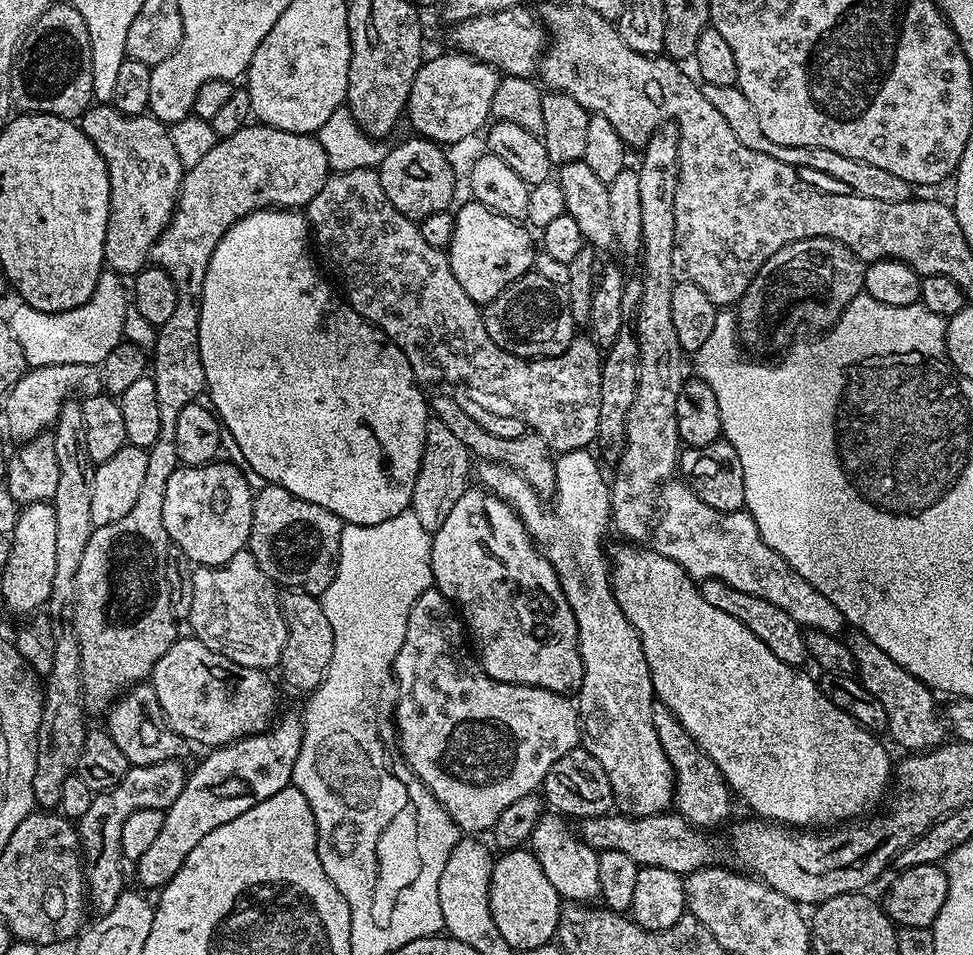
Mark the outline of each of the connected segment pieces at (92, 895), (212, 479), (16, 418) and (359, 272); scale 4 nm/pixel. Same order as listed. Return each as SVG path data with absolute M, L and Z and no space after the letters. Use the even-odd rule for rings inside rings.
M179 759L166 762L154 762L150 766L132 766L128 773L114 786L105 792L97 792L92 797L90 807L78 822L80 834L80 850L84 861L84 882L86 896L97 908L97 913L103 914L114 910L114 902L126 890L124 884L124 867L126 861L122 854L122 826L126 818L134 814L134 810L158 808L167 810L174 798L182 794L182 786L186 779L186 768L180 765Z
M220 463L193 468L178 466L170 474L170 482L166 482L166 499L162 501L166 534L175 548L182 550L184 557L196 566L225 564L248 547L254 488L248 485L249 477L243 471Z
M51 364L41 368L28 368L23 378L8 389L3 397L4 424L16 442L26 441L39 432L49 431L67 400L80 393L84 396L101 395L103 387L99 367L95 364Z
M359 168L358 170L329 175L328 180L322 186L322 190L318 190L318 194L314 194L314 198L306 205L306 219L315 243L316 240L320 243L320 248L324 251L325 258L332 263L332 268L336 271L337 278L340 279L341 285L339 284L339 287L342 289L348 303L352 305L353 310L363 320L369 320L373 326L379 328L381 332L385 332L396 343L398 350L402 350L402 354L406 354L406 358L412 367L412 372L421 385L444 383L448 384L448 386L455 386L460 383L469 383L472 386L478 386L478 390L486 390L487 393L498 394L499 397L506 398L514 406L515 410L518 410L519 414L521 414L527 427L531 431L538 433L548 444L549 448L552 449L553 453L573 452L579 448L587 449L589 446L595 445L596 435L598 434L598 418L600 417L600 407L602 406L602 378L600 377L602 349L587 335L580 334L570 342L570 346L566 346L566 350L562 354L557 356L529 358L515 356L513 352L502 350L502 346L498 346L498 342L494 342L494 338L490 338L490 334L486 334L481 305L475 304L466 294L466 290L462 290L462 286L458 286L458 278L454 278L454 270L450 270L447 251L443 248L429 246L426 243L426 238L422 238L419 223L410 219L409 216L403 216L398 210L394 210L390 198L386 198L386 190L382 190L380 185L379 171L370 168Z

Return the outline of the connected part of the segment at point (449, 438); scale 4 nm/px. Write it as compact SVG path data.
M429 419L426 426L424 453L418 470L418 478L414 478L414 494L410 505L414 518L422 522L422 530L430 534L437 532L442 522L446 522L450 510L454 510L454 502L462 498L462 494L470 484L468 460L470 461L469 450L466 446L462 446L459 438L447 426L442 426L440 420Z

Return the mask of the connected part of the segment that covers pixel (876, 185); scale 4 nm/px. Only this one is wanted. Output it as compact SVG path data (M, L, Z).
M704 84L703 90L710 106L714 106L714 110L718 110L718 114L722 114L722 118L726 118L726 126L730 126L730 130L734 130L734 138L738 138L738 142L742 142L742 146L755 152L770 154L770 158L778 158L778 162L791 164L797 170L809 168L812 172L821 172L822 175L837 180L840 183L837 185L843 186L857 196L878 198L878 202L906 202L913 199L913 185L898 178L898 174L890 174L890 170L881 170L878 166L870 166L866 162L846 158L846 154L834 154L834 150L803 148L802 146L791 148L790 146L778 146L778 142L770 142L770 138L766 138L766 134L762 134L762 126L758 126L754 106L750 106L750 102L746 102L746 94L742 94L742 90L735 84L730 86Z

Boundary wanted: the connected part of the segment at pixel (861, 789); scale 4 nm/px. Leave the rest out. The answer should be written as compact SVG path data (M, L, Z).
M620 542L620 545L614 550L611 549L610 552L610 579L612 593L622 614L626 614L626 618L640 635L642 650L646 654L646 662L650 670L655 699L659 703L665 704L678 718L678 722L682 722L686 734L690 734L690 738L694 738L697 746L716 763L718 770L724 776L724 781L728 783L729 789L739 799L741 796L756 811L753 813L759 819L801 830L824 830L829 826L839 826L845 822L855 821L857 818L871 813L873 811L871 808L880 799L880 803L885 799L894 775L894 760L888 757L888 752L884 749L883 742L880 741L881 737L869 732L854 718L850 718L850 714L846 714L846 710L834 706L834 702L830 702L830 698L826 698L826 694L820 691L819 683L815 679L811 680L806 673L800 672L804 670L782 662L782 658L774 658L774 654L770 654L770 646L766 646L766 642L762 642L762 638L755 636L741 620L730 618L730 614L710 606L710 602L706 602L706 598L702 598L697 581L688 576L686 570L682 570L682 566L678 566L678 562L658 554L651 547L641 546L636 542Z

